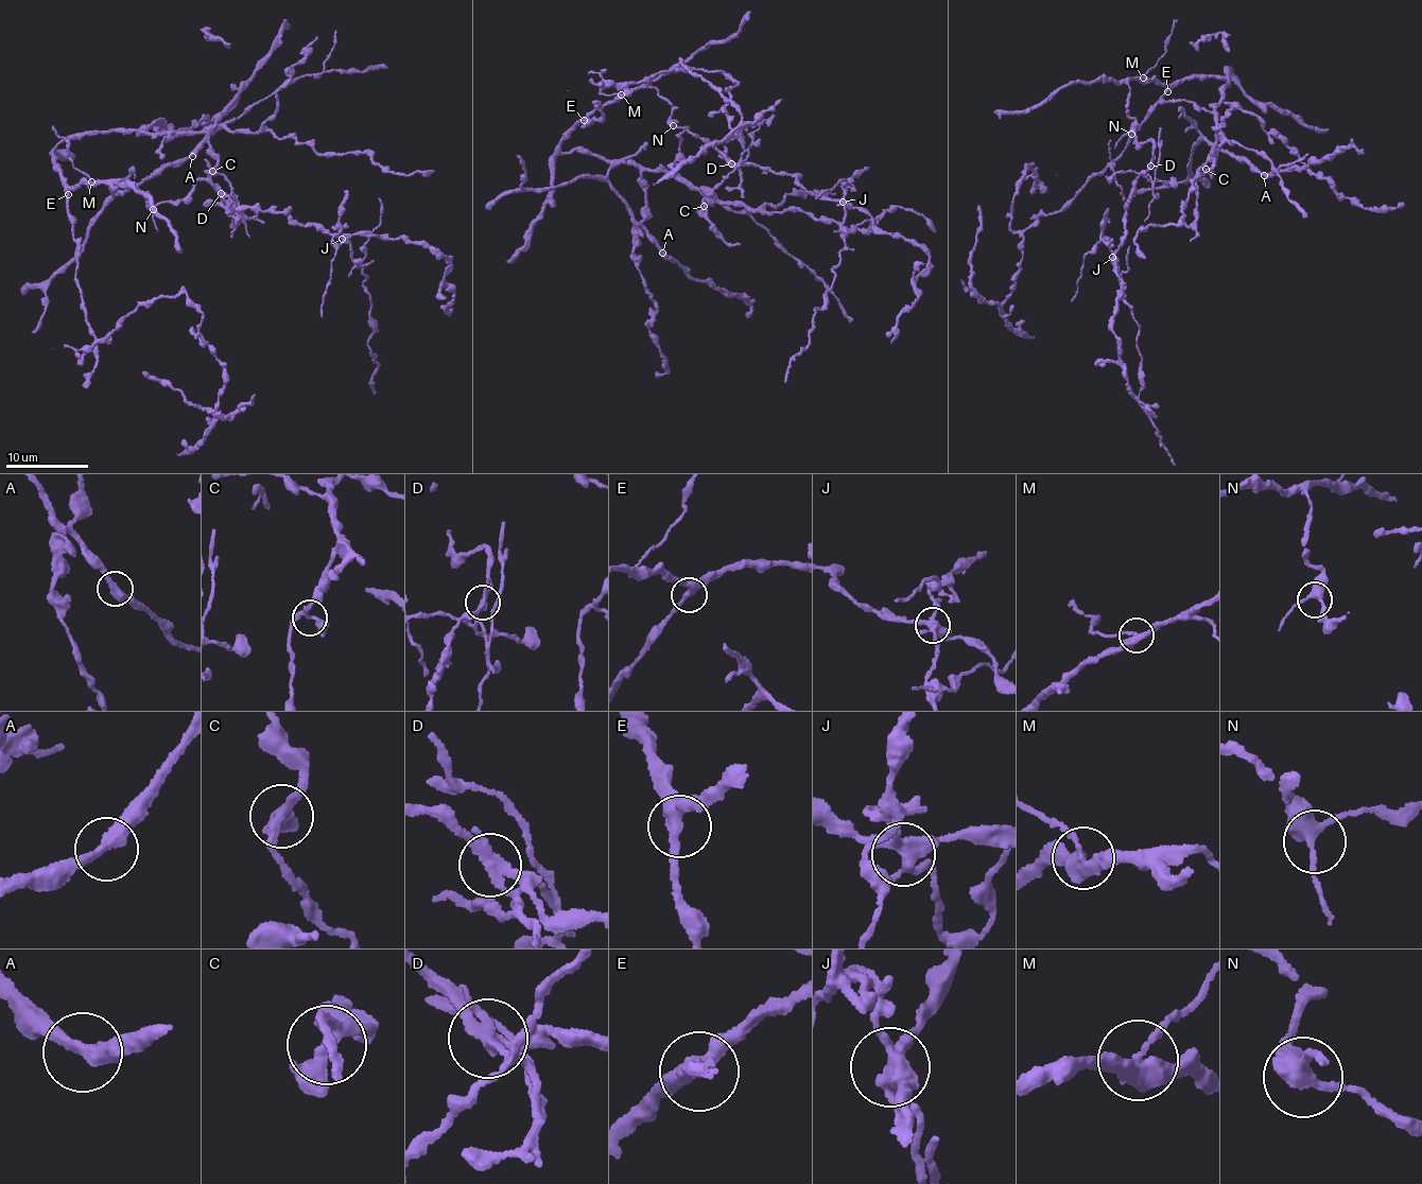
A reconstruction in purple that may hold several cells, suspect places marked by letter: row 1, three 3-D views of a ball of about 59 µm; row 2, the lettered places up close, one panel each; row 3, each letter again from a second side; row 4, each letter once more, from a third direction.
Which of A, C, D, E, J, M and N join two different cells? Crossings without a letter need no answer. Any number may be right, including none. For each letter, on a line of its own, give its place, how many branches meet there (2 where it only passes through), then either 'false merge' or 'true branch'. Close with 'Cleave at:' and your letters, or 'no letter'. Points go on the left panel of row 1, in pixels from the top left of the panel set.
A: (192, 156) | 2 | true branch
C: (212, 171) | 4 | true branch
D: (221, 193) | 3 | false merge
E: (68, 194) | 3 | true branch
J: (342, 239) | 4 | false merge
M: (91, 181) | 3 | false merge
N: (153, 209) | 3 | true branch
Cleave at: D, J, M

